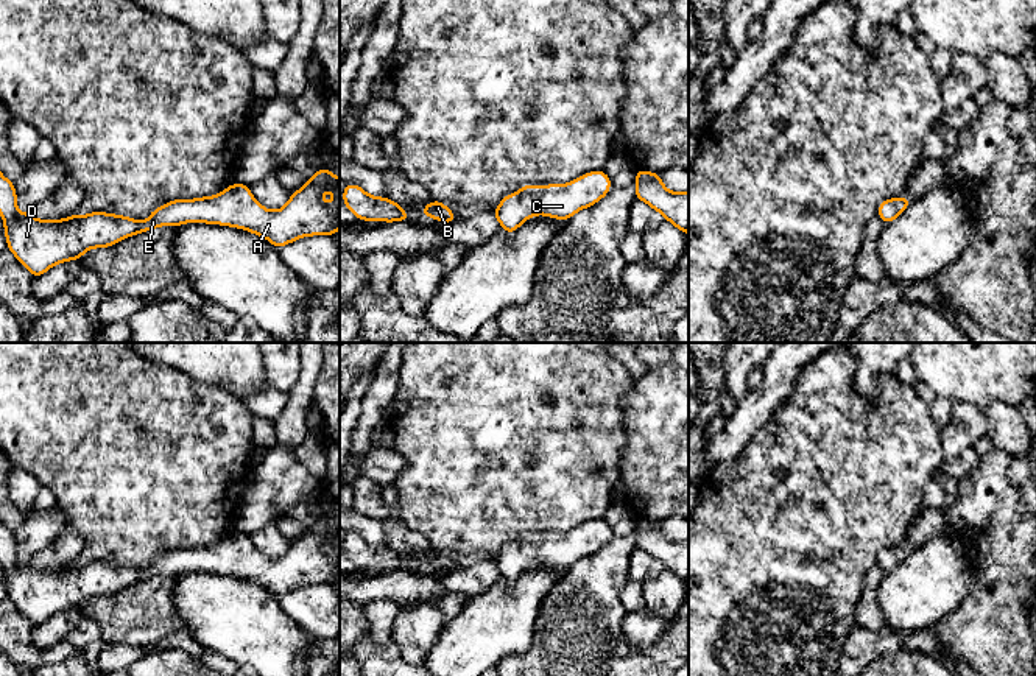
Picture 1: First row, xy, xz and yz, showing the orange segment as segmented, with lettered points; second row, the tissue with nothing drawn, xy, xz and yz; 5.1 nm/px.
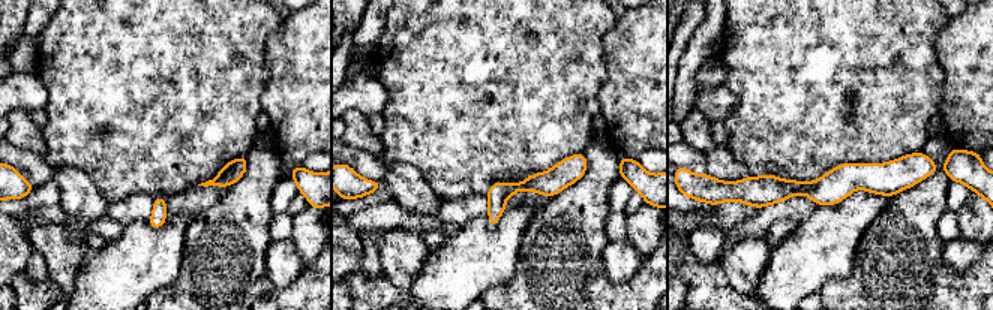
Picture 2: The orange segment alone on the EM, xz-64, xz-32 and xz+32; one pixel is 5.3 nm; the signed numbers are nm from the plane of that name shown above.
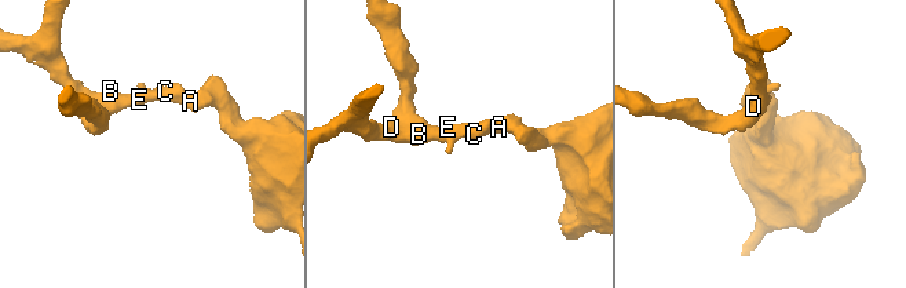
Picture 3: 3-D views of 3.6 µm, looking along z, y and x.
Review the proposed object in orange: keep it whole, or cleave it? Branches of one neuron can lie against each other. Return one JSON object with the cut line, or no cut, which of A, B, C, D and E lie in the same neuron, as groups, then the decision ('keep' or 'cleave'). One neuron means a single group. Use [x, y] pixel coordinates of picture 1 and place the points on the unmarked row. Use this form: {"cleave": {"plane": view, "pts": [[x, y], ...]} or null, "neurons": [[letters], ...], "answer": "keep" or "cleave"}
{"cleave": null, "neurons": [["A", "B", "C", "D", "E"]], "answer": "keep"}

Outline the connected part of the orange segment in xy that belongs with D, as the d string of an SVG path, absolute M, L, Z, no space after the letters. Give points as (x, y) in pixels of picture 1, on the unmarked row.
M321 516L307 531L290 544L288 551L279 559L265 558L245 533L234 531L213 545L195 548L173 548L154 558L143 570L131 565L106 561L90 561L87 564L50 570L37 569L31 559L17 561L17 544L14 531L0 522L0 564L5 573L8 598L30 620L33 626L45 623L51 615L69 609L81 609L81 604L95 597L109 597L131 584L153 579L159 575L181 575L185 572L207 572L238 576L266 587L274 597L285 595L301 586L335 584L340 578L340 526Z

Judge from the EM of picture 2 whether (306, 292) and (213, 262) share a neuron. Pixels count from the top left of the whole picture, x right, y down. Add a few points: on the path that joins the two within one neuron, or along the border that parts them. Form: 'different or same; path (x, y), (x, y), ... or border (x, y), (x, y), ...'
same; path (284, 294), (245, 292), (236, 285)

